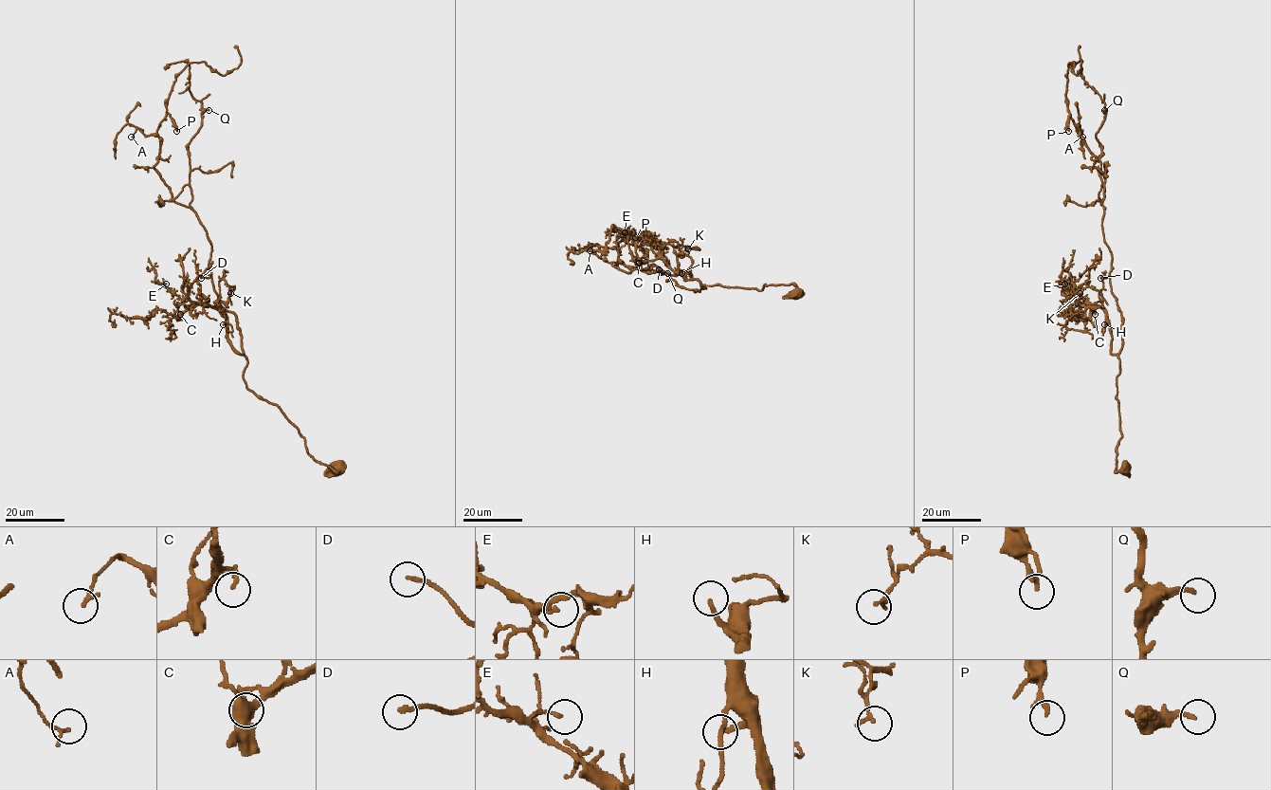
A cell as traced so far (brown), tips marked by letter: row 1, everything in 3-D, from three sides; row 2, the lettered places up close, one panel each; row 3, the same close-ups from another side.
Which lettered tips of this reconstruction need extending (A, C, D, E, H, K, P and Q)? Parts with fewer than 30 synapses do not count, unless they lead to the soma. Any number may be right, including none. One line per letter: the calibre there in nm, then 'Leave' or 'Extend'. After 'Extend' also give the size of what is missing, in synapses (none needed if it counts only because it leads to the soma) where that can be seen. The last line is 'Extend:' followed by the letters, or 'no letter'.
A: Thickness 160 nm. Leave
C: Thickness 160 nm. Leave
D: Thickness 180 nm. Extend. Roughly 40 synapses
E: Thickness 130 nm. Leave
H: Thickness 200 nm. Extend. Roughly 90 synapses
K: Thickness 170 nm. Leave
P: Thickness 200 nm. Leave
Q: Thickness 180 nm. Leave
Extend: D, H

